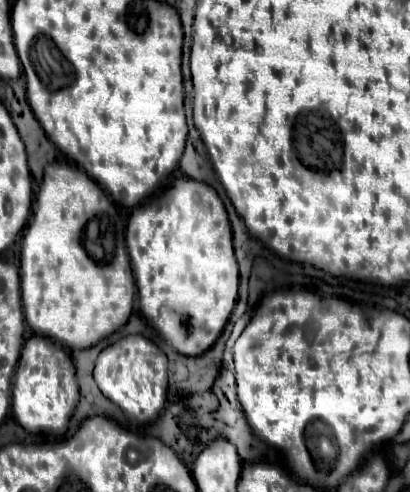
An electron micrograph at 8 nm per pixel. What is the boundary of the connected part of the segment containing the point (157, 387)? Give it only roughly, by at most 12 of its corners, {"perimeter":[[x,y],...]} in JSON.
{"perimeter":[[128,335],[96,359],[102,395],[136,423],[166,405],[168,357]]}

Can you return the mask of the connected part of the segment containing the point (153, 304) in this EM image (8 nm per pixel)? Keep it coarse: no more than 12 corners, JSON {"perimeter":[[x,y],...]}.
{"perimeter":[[180,179],[126,227],[140,309],[182,355],[238,297],[218,193]]}

